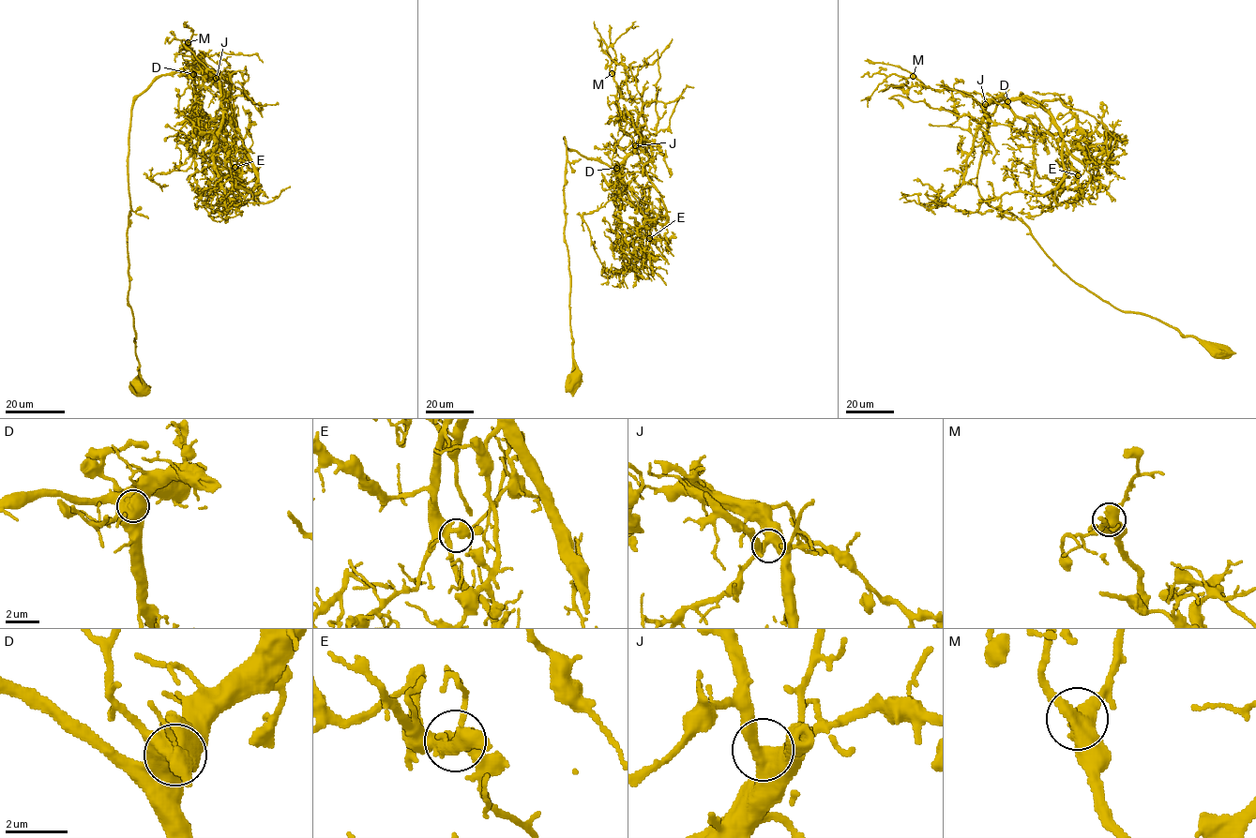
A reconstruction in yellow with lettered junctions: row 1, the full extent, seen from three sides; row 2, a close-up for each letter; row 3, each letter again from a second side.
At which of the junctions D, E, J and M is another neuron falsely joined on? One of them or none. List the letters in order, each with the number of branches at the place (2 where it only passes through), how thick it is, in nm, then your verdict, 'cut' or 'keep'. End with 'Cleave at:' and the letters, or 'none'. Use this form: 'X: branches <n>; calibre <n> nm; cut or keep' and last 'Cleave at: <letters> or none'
D: branches 2; calibre 900 nm; keep
E: branches 3; calibre 400 nm; keep
J: branches 2; calibre 550 nm; keep
M: branches 3; calibre 480 nm; keep
Cleave at: none

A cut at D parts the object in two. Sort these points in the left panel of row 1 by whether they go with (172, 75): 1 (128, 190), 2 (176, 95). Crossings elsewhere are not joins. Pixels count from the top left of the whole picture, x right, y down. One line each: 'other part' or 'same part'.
1: same part
2: other part

